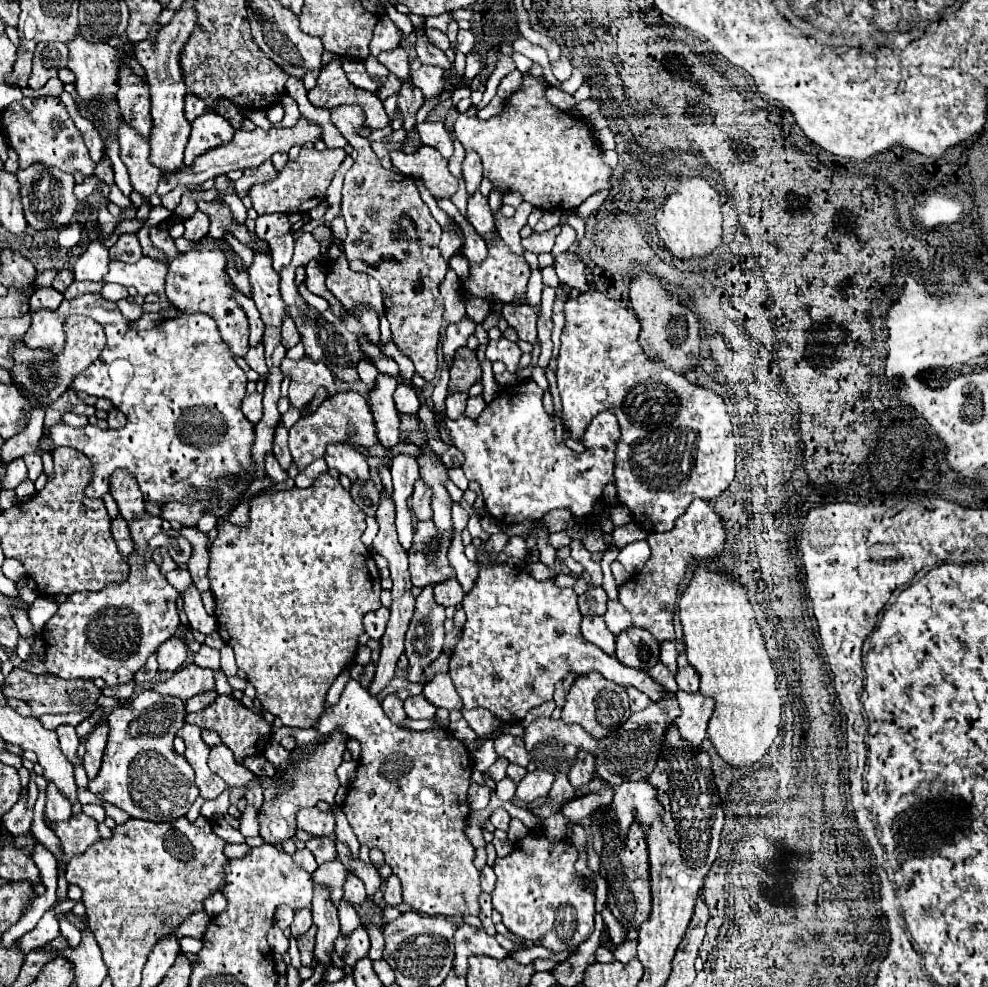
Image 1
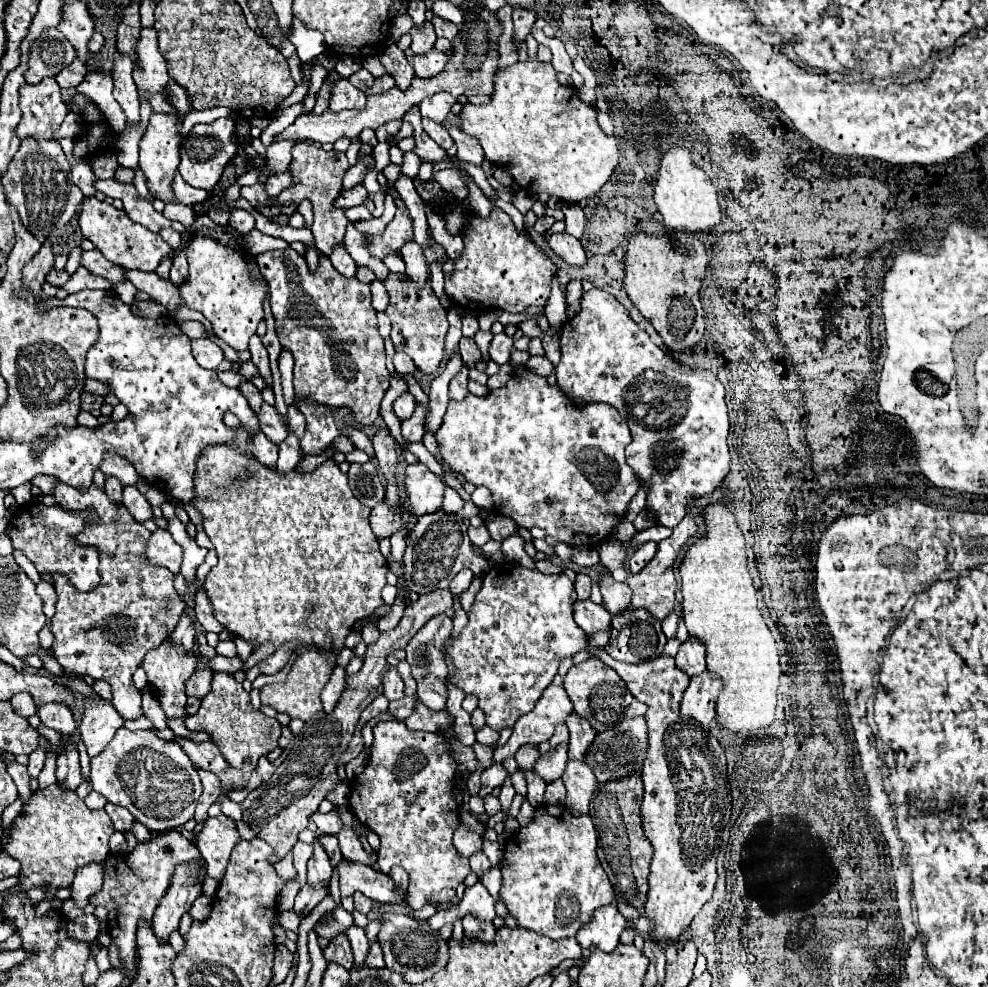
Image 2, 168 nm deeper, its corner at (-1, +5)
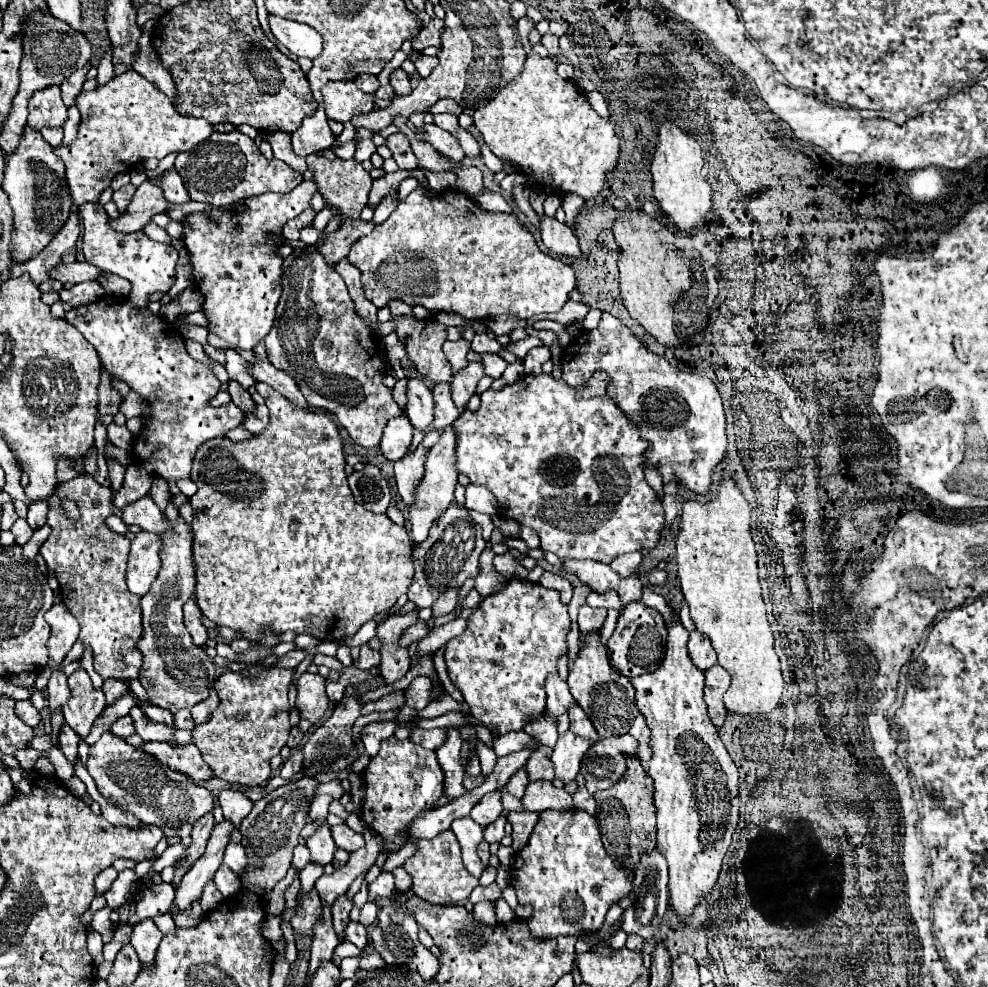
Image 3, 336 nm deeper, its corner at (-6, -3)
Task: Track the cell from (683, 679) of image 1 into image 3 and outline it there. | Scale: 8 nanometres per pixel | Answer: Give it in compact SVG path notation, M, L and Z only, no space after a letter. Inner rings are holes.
M694 630L690 634L688 656L694 660L696 668L702 668L702 672L706 672L708 668L712 668L716 664L716 652L714 652L708 636L698 632L698 630Z

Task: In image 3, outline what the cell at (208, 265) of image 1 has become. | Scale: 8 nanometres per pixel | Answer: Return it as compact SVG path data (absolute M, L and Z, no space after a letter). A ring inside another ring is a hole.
M304 180L284 196L266 192L244 200L244 212L210 210L186 218L184 244L194 266L194 282L204 294L202 312L208 318L208 330L230 346L252 350L270 332L282 290L282 258L278 258L274 250L280 244L282 226L310 206L314 192L316 184Z

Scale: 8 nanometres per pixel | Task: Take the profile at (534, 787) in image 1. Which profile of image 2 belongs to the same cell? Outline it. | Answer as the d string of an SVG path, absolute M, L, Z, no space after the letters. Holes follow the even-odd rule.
M559 744L557 748L551 748L547 754L541 756L533 770L535 770L545 782L553 782L553 780L557 780L557 778L563 776L567 762L569 762L567 744Z

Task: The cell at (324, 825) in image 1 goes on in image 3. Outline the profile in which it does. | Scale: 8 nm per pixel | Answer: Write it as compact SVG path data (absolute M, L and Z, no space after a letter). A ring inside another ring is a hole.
M346 824L332 826L330 830L332 830L332 838L334 838L336 846L342 848L342 850L346 850L346 852L350 852L350 854L356 852L356 850L360 850L364 846L364 836L358 834L358 832L354 832L354 830L350 830Z

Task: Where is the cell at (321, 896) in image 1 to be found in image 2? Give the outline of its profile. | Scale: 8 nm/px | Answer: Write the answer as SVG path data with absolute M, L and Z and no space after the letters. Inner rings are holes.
M317 840L313 844L313 856L307 862L307 870L309 870L309 884L319 884L319 880L331 880L333 866L329 864L325 848Z

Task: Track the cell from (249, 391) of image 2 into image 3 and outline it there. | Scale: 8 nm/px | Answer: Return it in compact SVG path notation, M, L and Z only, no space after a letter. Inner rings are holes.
M230 380L230 384L228 384L228 392L230 392L230 396L232 396L232 402L234 402L238 408L242 408L246 414L250 414L250 412L256 410L256 402L252 400L250 392L244 390L238 382Z

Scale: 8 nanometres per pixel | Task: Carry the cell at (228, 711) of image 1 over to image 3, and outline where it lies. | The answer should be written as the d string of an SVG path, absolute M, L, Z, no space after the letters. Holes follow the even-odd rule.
M288 668L266 670L264 676L256 680L250 680L238 672L218 676L214 690L218 692L220 706L210 714L210 720L192 728L194 744L218 778L244 786L260 786L270 778L270 758L280 754L292 728L286 698L290 680L292 670Z

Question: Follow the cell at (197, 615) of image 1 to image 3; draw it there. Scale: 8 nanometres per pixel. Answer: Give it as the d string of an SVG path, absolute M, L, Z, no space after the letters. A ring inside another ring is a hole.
M150 496L140 498L136 504L130 504L122 510L122 520L126 524L138 524L142 530L162 534L162 532L172 532L172 526L168 518L158 510L154 500Z

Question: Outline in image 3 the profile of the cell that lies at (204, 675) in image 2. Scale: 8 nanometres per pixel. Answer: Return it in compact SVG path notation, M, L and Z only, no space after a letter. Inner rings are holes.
M212 688L210 698L208 698L208 700L202 700L200 704L196 704L196 706L192 708L192 718L194 718L194 722L198 724L198 722L208 720L216 706L218 706L218 696L216 696L216 692L214 692L214 688Z

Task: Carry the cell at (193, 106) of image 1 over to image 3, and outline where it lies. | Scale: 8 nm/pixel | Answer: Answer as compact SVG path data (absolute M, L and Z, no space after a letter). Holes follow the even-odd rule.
M144 32L140 36L140 52L132 64L132 68L144 76L148 82L152 82L160 92L164 92L168 98L176 98L176 84L170 76L170 72L160 64L160 58L156 56L156 50L152 48L152 42L150 42L150 34Z

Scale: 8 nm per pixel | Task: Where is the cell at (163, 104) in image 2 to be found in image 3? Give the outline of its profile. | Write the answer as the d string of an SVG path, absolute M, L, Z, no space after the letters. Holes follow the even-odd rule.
M130 70L122 76L112 78L106 86L96 88L92 92L82 92L76 100L78 110L82 114L78 138L72 142L72 146L58 146L54 152L64 160L66 164L66 180L70 186L70 194L74 198L74 204L80 206L84 202L98 202L98 196L102 190L106 190L112 182L112 178L118 172L128 172L132 166L140 164L146 158L164 158L170 152L184 152L200 144L212 134L212 124L202 118L188 118L180 116L174 108L174 104L168 100L166 94L156 90L148 80L144 80L138 72Z

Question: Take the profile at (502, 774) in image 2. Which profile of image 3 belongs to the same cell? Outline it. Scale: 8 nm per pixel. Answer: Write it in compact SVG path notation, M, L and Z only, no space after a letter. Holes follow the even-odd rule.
M496 790L496 792L488 792L480 804L476 804L470 812L470 818L474 822L478 822L480 826L488 826L490 822L494 822L500 814L502 814L502 790Z

